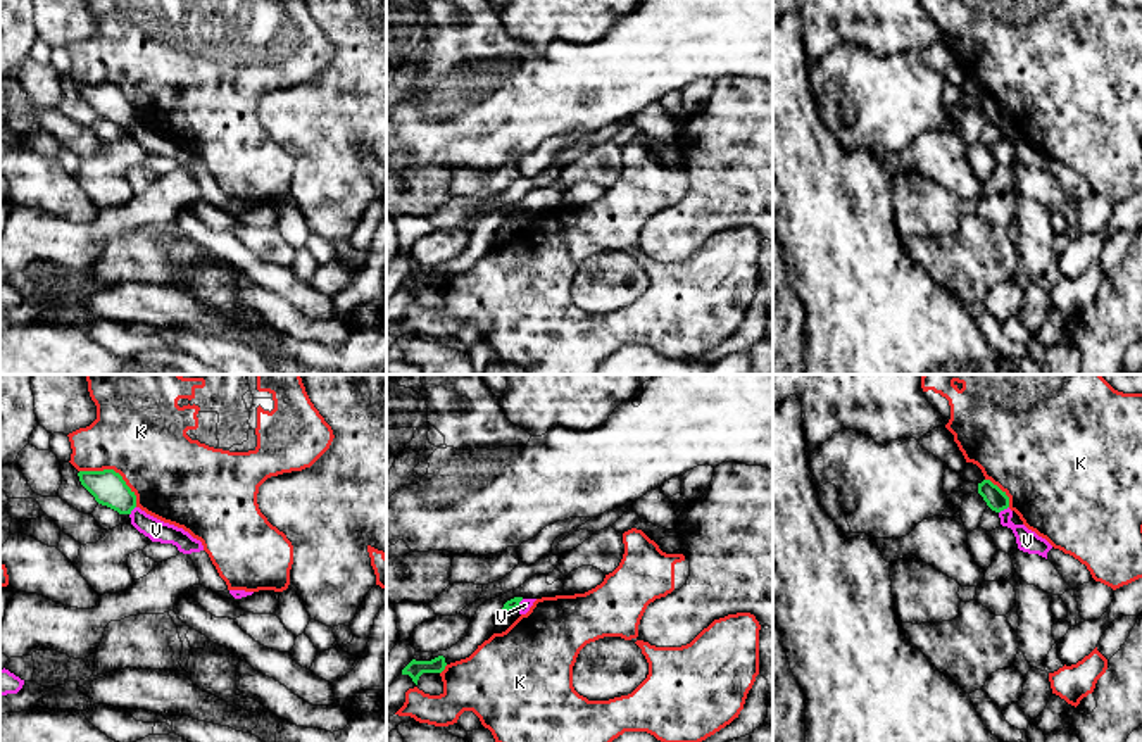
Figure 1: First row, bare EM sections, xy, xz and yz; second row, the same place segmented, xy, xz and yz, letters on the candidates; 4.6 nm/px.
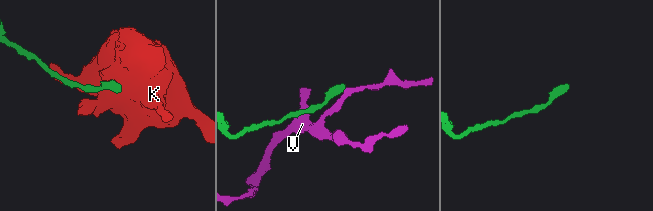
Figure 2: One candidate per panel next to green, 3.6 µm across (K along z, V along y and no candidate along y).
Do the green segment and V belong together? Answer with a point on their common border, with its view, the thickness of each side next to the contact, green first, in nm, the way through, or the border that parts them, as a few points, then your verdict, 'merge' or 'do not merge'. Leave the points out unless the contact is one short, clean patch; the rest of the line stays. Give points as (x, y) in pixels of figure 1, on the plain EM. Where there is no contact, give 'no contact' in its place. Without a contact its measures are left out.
yz (1003, 123) | 100/100 nm | along yz (1008, 119), (999, 126) | do not merge

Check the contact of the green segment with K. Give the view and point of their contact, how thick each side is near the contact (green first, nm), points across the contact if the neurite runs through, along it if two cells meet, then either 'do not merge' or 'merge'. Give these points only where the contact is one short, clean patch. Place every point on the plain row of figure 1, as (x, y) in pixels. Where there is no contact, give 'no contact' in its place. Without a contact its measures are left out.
contact xy (114, 85); calibres 160 and 440 nm; merge

